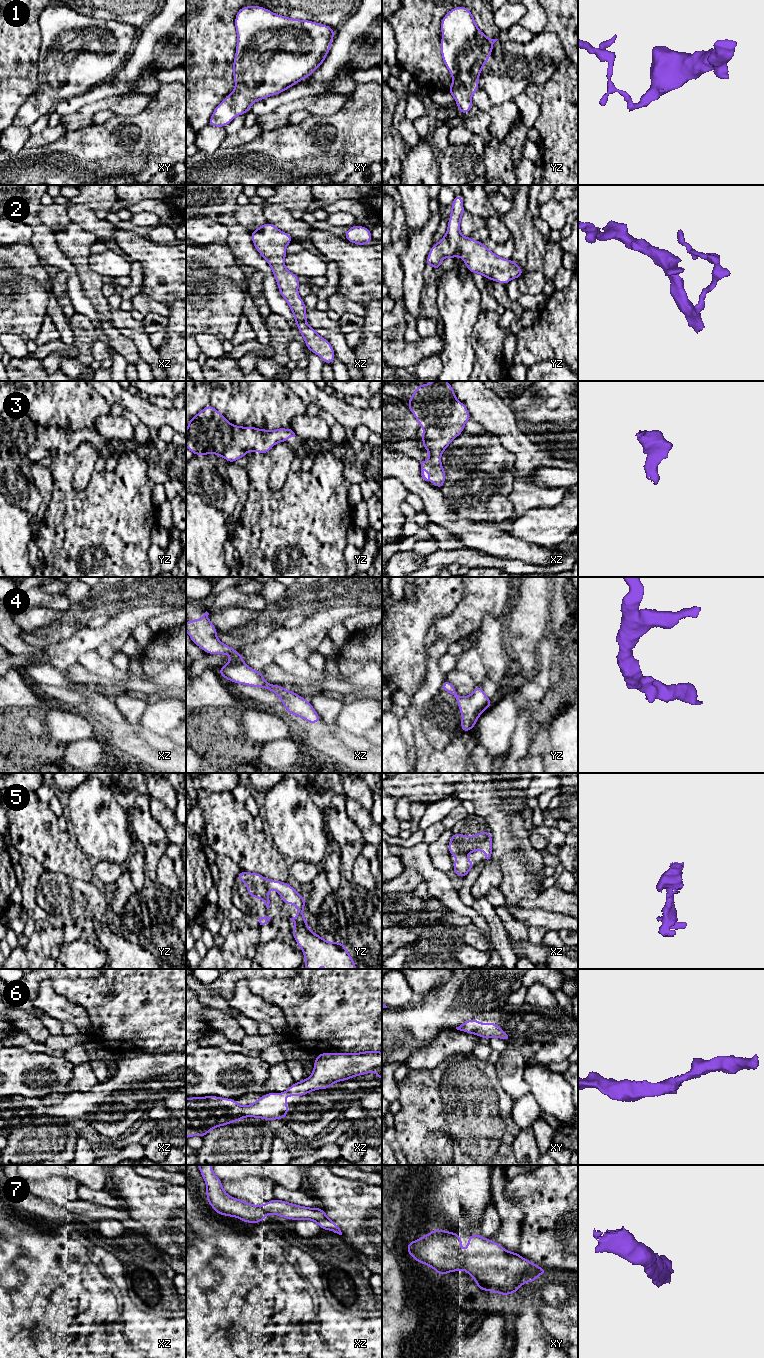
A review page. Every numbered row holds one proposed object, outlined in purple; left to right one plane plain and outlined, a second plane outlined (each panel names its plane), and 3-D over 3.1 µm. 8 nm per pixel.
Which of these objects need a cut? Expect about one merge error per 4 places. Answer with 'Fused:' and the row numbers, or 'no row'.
Fused: no row

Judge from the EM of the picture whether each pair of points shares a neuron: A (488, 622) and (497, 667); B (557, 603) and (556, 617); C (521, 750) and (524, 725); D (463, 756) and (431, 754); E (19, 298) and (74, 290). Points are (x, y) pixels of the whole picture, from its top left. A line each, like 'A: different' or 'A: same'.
A: same
B: same
C: same
D: same
E: different

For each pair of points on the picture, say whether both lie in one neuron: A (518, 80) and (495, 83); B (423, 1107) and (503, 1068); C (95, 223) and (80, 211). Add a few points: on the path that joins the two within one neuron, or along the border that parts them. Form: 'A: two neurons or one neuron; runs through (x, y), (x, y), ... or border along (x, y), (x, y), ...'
A: one neuron; runs through (512, 80), (501, 80)
B: two neurons; border along (494, 1064), (498, 1082), (507, 1093)
C: one neuron; runs through (91, 222), (84, 215)

